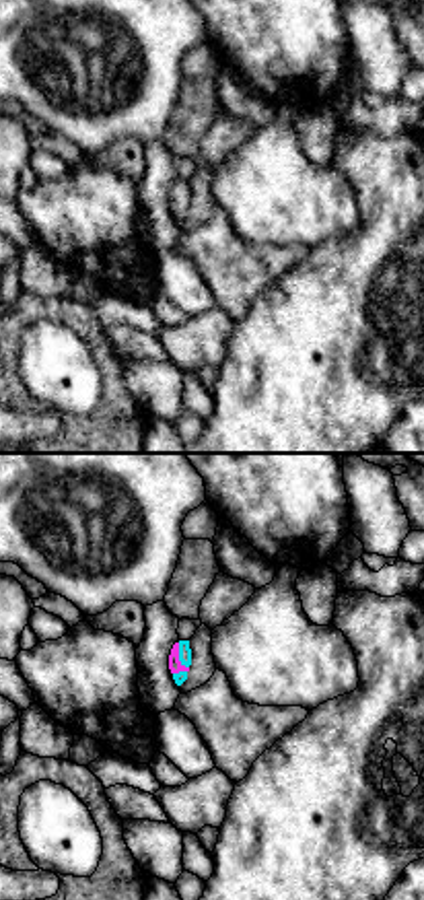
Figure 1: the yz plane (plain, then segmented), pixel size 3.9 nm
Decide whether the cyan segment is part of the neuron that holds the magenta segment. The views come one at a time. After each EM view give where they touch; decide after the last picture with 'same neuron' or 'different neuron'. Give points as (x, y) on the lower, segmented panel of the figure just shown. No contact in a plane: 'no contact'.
(180, 662)

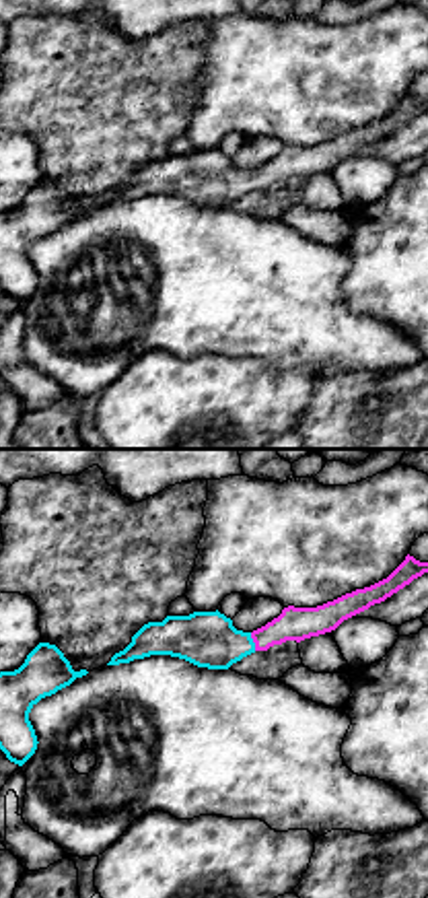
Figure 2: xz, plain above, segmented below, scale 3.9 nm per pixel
(254, 641)

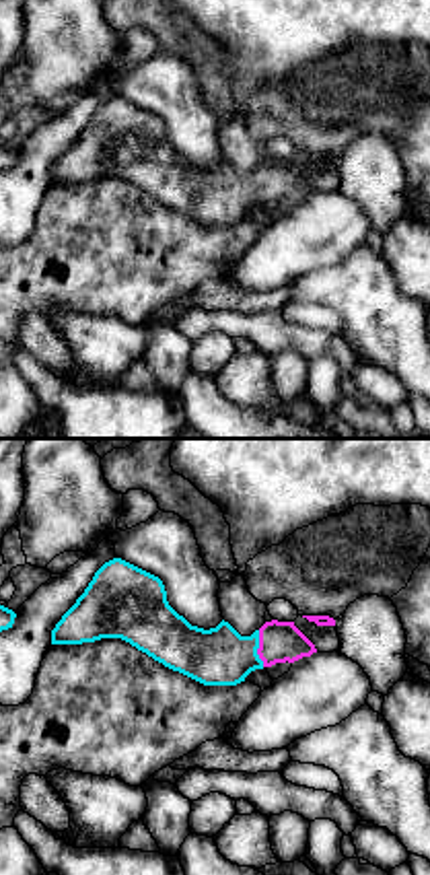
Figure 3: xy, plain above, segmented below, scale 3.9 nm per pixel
(258, 649)

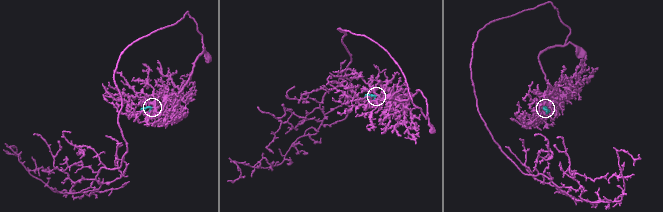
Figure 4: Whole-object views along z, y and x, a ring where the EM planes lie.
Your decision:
same neuron

